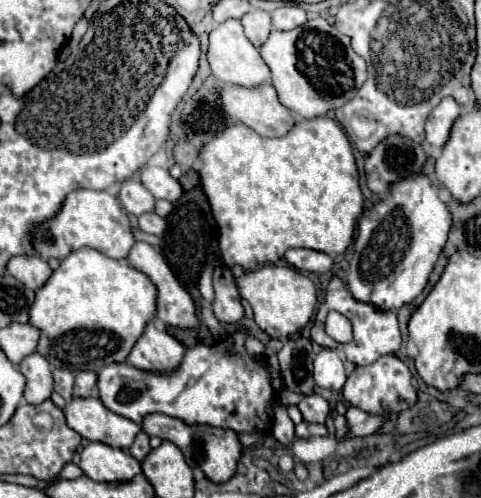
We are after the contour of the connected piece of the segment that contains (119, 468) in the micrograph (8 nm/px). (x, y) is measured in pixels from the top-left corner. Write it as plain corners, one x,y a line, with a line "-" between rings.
89,442
81,452
81,470
95,482
127,482
141,472
141,464
127,452
119,448
111,448
103,442

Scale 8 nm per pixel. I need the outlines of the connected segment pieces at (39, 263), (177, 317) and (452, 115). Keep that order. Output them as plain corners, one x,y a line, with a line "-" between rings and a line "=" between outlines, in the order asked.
15,256
7,264
7,272
25,286
29,286
31,290
39,290
53,274
47,260
39,256
=
135,242
135,246
131,248
129,252
129,264
141,272
145,272
153,284
157,286
159,290
159,296
157,296
157,320
161,320
165,326
177,326
177,328
197,328
199,326
199,318
197,318
197,308
195,308
195,302
191,298
191,294
177,282
175,274
171,272
171,268
167,266
163,254
149,246
147,242
=
443,98
427,116
425,124
427,142
435,148
443,148
445,142
449,140
451,126
459,116
461,116
461,106
453,98

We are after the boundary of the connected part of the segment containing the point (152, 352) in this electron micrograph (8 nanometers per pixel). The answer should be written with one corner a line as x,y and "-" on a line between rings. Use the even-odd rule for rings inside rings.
151,322
143,336
133,346
127,362
143,372
173,374
185,356
183,344
179,344
167,332
161,332

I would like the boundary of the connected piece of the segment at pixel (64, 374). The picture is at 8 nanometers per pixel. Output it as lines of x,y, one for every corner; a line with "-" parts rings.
53,370
53,378
55,378
55,392
59,392
65,400
69,400
75,380
73,374
69,370

